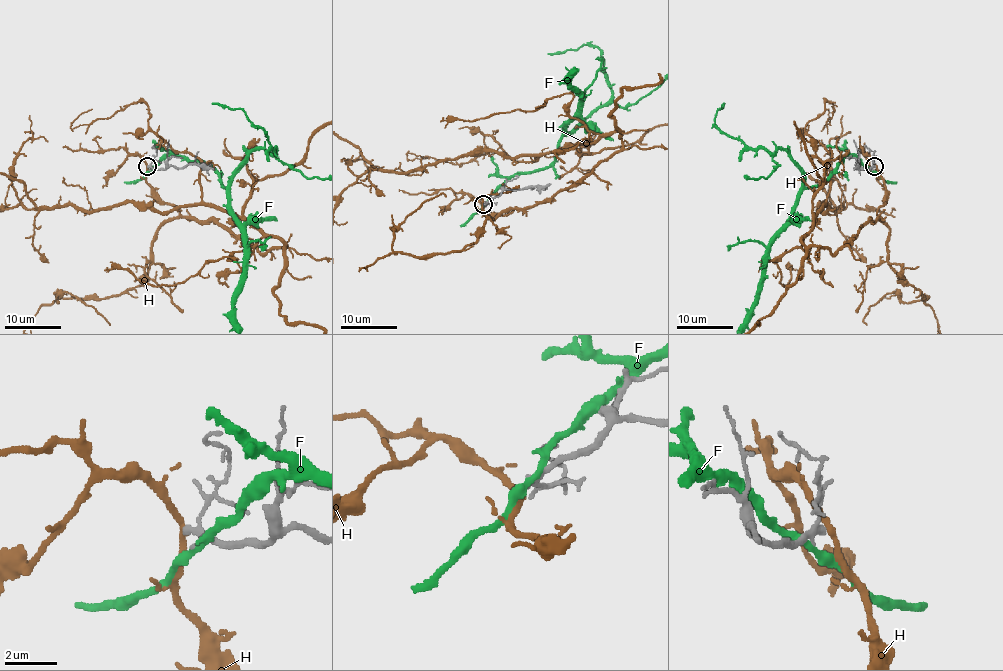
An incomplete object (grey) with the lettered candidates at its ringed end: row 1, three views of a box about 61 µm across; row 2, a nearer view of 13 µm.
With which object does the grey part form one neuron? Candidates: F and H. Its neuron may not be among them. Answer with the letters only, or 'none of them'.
none of them

